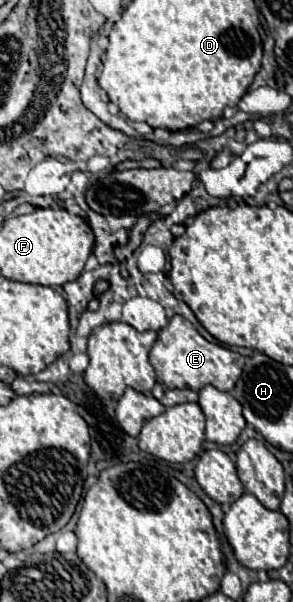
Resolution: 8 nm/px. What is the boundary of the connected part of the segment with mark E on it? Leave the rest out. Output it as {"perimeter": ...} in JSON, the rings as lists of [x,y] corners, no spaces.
{"perimeter":[[[174,316],[168,326],[158,332],[158,340],[150,350],[150,364],[154,366],[158,380],[168,388],[188,386],[190,390],[200,392],[210,384],[222,392],[230,392],[242,374],[244,356],[228,350],[226,346],[208,342],[188,320],[184,320],[182,316]]]}

